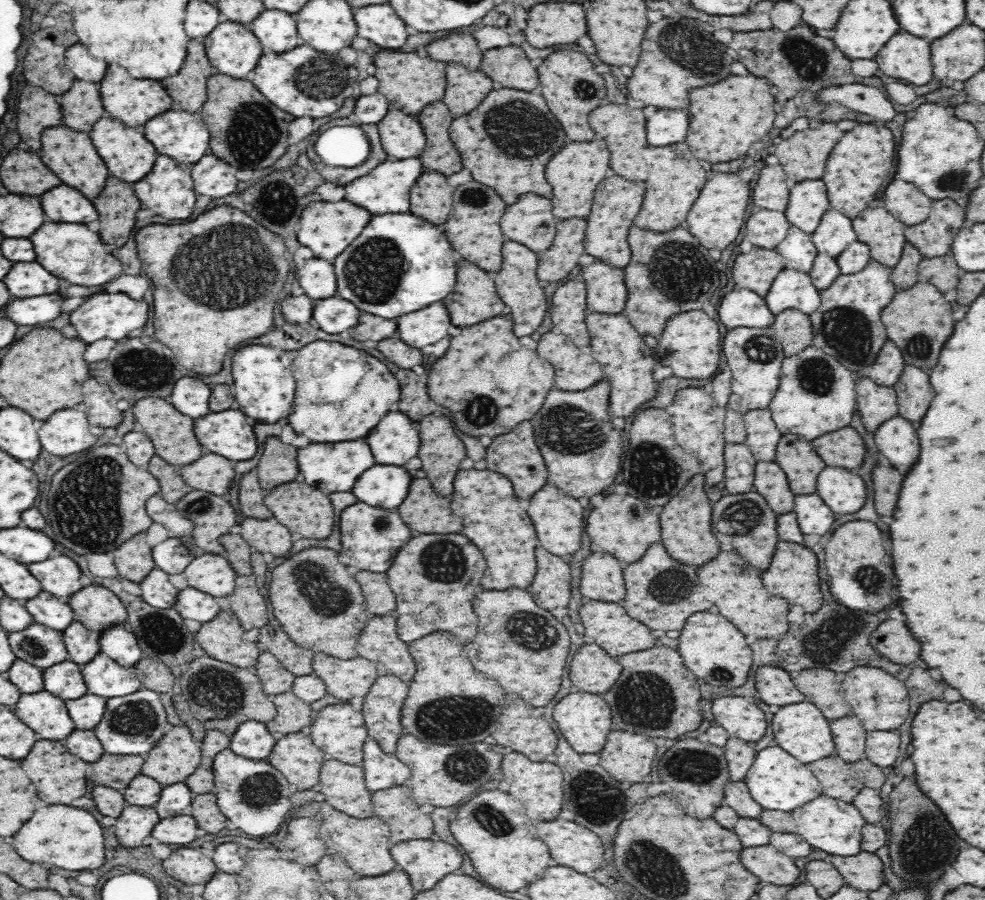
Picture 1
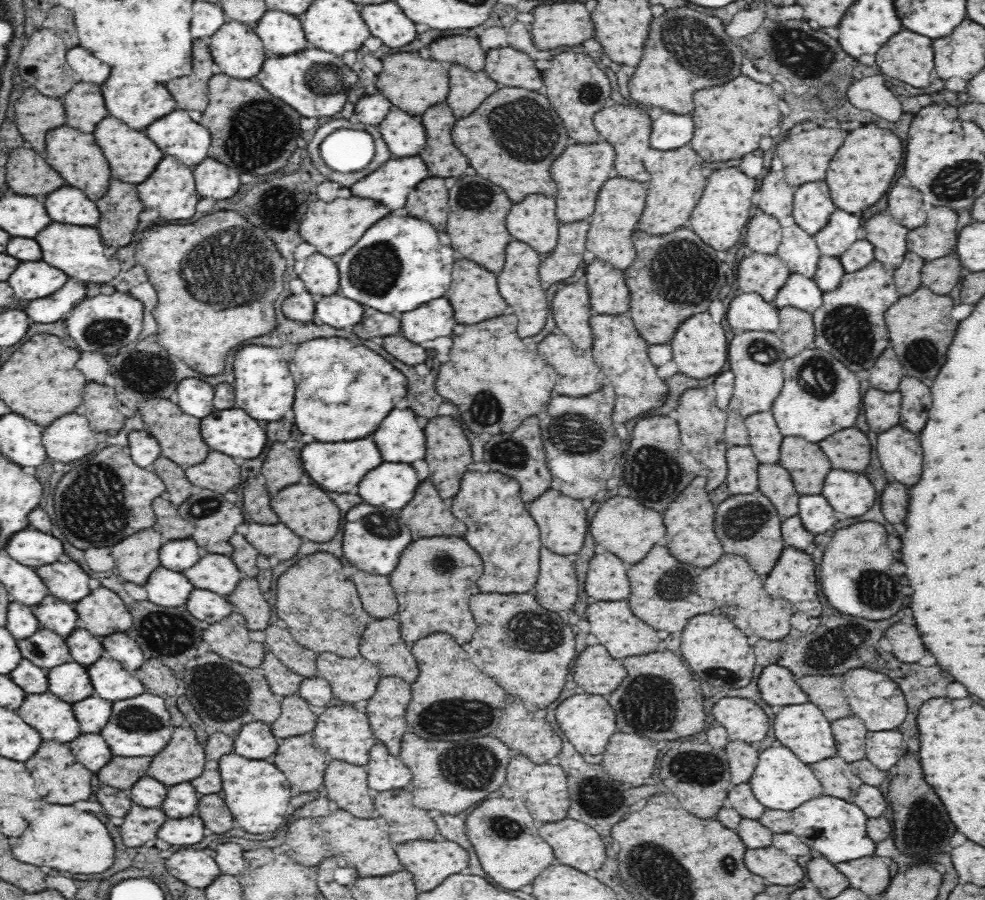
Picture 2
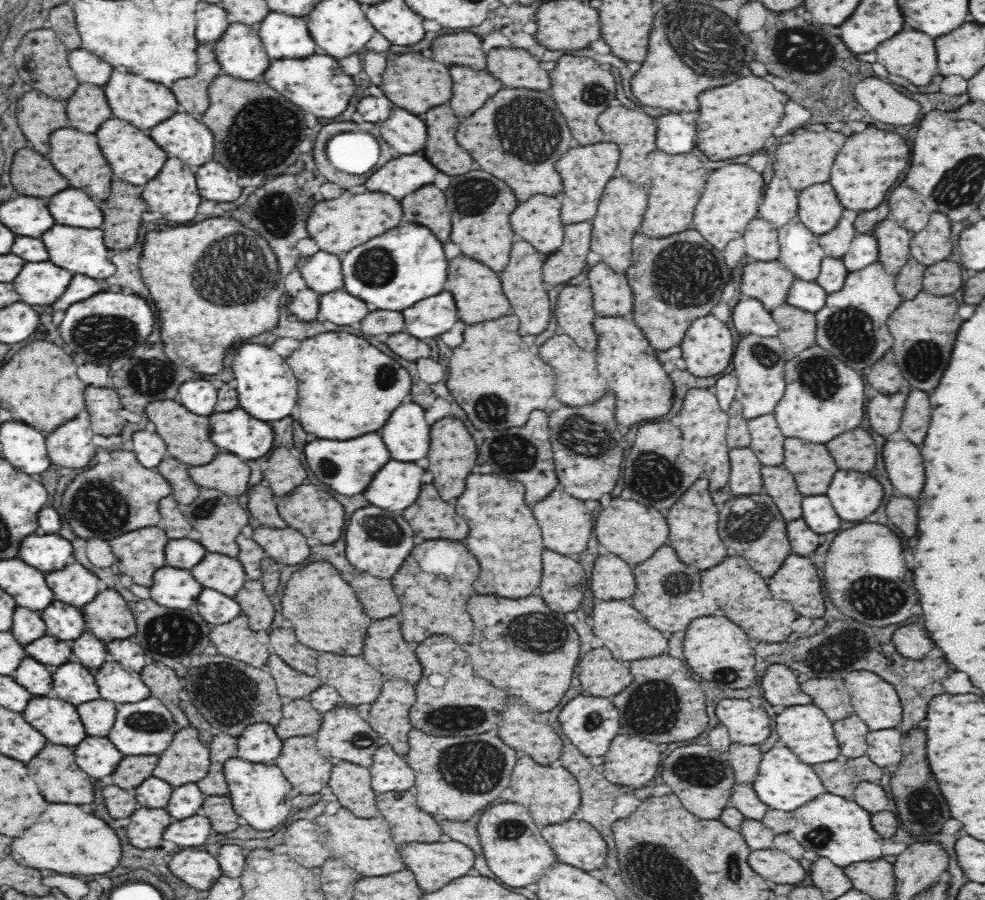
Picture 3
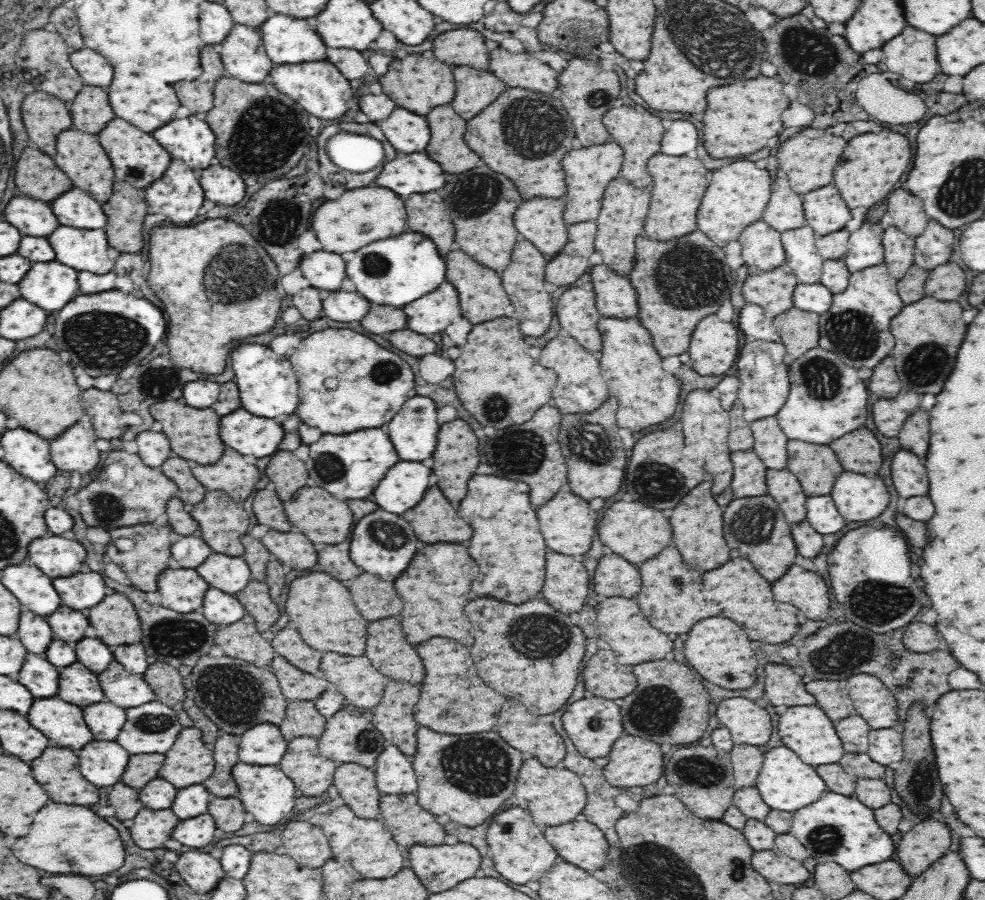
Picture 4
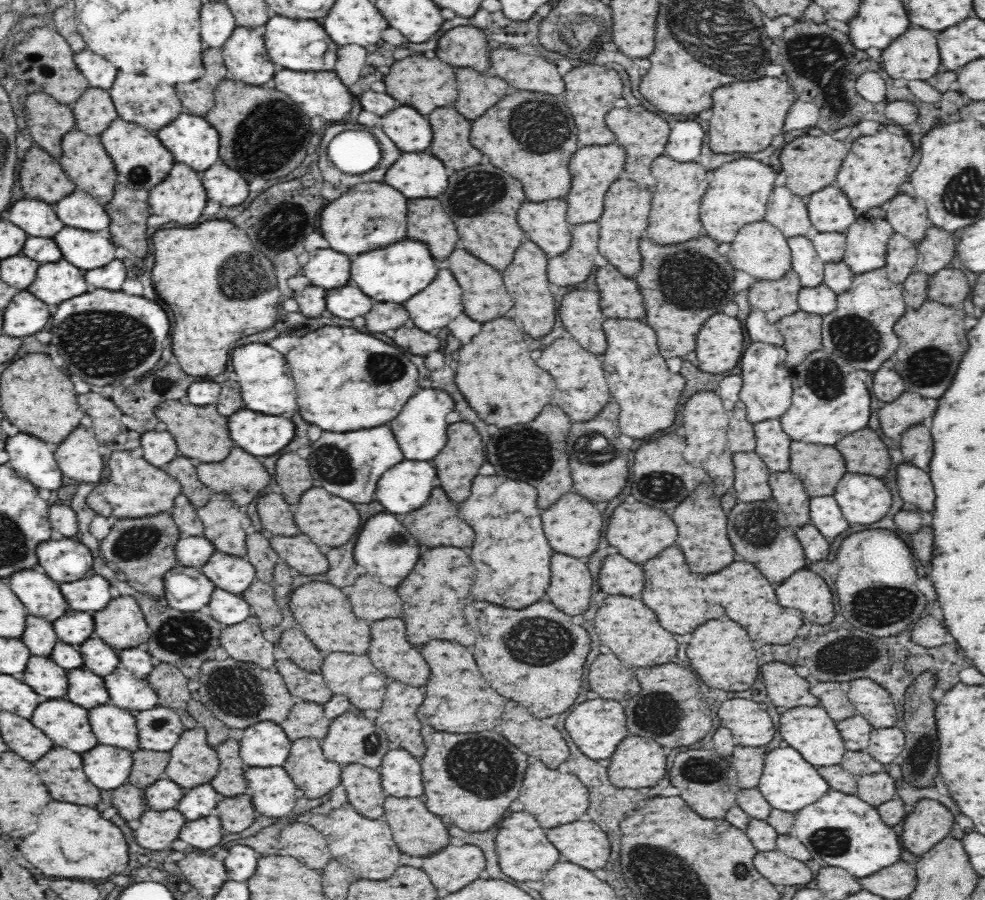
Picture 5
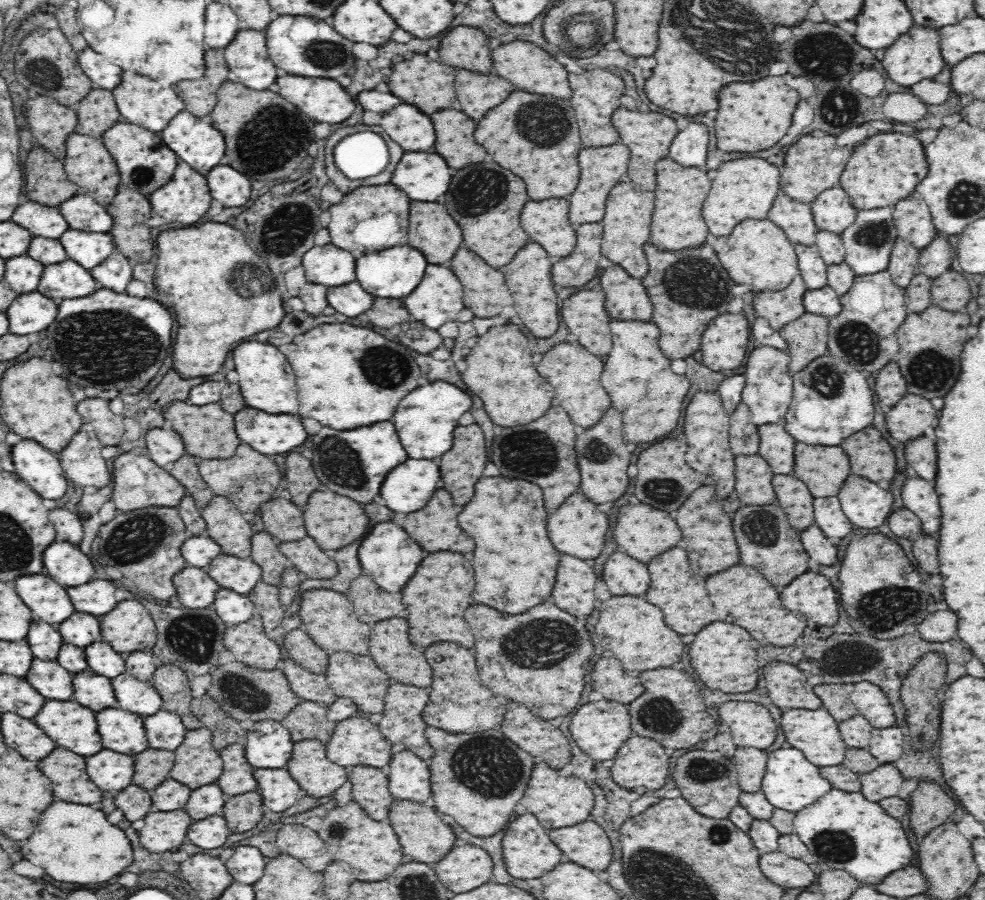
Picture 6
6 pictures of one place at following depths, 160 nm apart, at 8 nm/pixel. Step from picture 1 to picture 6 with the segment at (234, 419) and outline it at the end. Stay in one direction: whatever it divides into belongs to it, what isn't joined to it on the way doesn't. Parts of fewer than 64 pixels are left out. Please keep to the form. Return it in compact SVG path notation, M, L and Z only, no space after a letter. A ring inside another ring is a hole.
M240 410L236 414L240 440L262 454L284 454L306 440L304 424L290 414L266 414L262 410Z

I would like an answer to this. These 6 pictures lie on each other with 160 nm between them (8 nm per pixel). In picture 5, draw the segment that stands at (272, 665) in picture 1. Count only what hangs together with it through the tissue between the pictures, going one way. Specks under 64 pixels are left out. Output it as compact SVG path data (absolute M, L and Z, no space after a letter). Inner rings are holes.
M275 659L275 666L284 679L288 691L297 701L315 702L322 705L332 698L333 692L328 688L321 673L308 672L290 660Z

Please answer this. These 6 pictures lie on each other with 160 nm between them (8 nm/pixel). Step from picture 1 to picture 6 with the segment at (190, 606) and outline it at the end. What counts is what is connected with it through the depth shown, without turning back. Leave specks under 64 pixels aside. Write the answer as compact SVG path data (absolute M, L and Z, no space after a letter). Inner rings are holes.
M220 589L215 594L214 606L218 616L229 625L237 625L253 617L254 603L246 594L240 594L233 590Z

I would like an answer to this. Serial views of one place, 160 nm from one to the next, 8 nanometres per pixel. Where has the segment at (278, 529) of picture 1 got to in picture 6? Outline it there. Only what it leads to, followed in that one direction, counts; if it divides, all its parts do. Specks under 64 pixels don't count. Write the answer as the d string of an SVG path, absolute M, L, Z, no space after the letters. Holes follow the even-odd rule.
M306 535L302 540L281 541L278 550L288 558L292 566L304 572L308 578L332 578L338 568L336 562L330 560L324 551Z

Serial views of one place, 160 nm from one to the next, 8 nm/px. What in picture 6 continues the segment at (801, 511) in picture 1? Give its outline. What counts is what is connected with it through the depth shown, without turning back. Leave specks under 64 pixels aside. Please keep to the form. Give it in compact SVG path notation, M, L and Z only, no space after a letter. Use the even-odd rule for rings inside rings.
M816 498L814 500L815 524L831 540L837 541L852 532L853 524L844 516L840 510L838 498Z

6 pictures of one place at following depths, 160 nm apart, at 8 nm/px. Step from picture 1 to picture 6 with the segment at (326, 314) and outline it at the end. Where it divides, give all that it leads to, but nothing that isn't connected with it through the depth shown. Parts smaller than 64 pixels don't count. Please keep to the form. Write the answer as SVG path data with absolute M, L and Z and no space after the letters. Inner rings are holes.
M346 284L340 288L328 288L327 301L332 308L344 316L360 316L372 306L374 296L362 290L358 284Z

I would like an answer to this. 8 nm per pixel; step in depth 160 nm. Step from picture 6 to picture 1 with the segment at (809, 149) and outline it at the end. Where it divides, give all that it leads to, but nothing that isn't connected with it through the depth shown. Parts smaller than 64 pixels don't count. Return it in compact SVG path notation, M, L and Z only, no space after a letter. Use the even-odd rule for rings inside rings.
M826 122L814 130L800 130L796 132L792 138L788 138L786 142L782 142L776 150L776 156L780 158L780 164L786 168L786 176L794 182L800 180L808 180L808 178L822 178L824 172L824 162L828 158L828 154L832 152L834 144L842 138L842 130L834 124L834 122Z

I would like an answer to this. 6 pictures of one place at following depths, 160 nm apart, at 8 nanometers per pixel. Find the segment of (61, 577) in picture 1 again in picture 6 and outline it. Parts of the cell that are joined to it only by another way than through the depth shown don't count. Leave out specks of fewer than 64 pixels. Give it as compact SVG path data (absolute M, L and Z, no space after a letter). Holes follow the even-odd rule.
M95 579L80 586L65 587L76 611L100 617L118 604L116 587L111 580Z

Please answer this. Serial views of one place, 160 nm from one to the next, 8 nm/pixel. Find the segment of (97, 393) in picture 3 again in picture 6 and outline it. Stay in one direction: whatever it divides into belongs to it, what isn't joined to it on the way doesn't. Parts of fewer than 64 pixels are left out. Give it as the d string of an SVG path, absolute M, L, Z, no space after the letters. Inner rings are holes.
M86 398L78 402L78 412L84 416L84 422L92 422L92 431L102 447L118 446L125 431L123 416L112 414L109 401L102 398Z

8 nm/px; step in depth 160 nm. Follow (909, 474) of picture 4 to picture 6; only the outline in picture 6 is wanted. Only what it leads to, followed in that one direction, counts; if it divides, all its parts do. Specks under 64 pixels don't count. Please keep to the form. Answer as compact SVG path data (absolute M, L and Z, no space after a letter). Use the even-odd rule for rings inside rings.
M906 478L902 486L902 500L908 510L912 510L920 520L926 534L932 534L938 540L940 530L940 506L938 494L934 492L934 482L926 482L922 478Z

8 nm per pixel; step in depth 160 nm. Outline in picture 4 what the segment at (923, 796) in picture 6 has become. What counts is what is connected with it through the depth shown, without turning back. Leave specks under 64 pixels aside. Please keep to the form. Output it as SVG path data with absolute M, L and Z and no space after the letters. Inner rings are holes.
M924 820L904 834L898 846L898 860L914 880L942 858L950 848L950 830L936 820Z

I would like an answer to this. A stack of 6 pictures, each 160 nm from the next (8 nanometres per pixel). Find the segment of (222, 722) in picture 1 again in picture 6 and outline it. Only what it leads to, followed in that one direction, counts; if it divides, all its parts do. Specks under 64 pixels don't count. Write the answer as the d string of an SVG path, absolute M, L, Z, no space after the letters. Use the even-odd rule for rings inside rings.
M240 661L214 666L210 670L211 685L207 694L222 706L224 713L236 722L242 720L281 720L303 701L292 692L286 675L279 669L262 670Z

